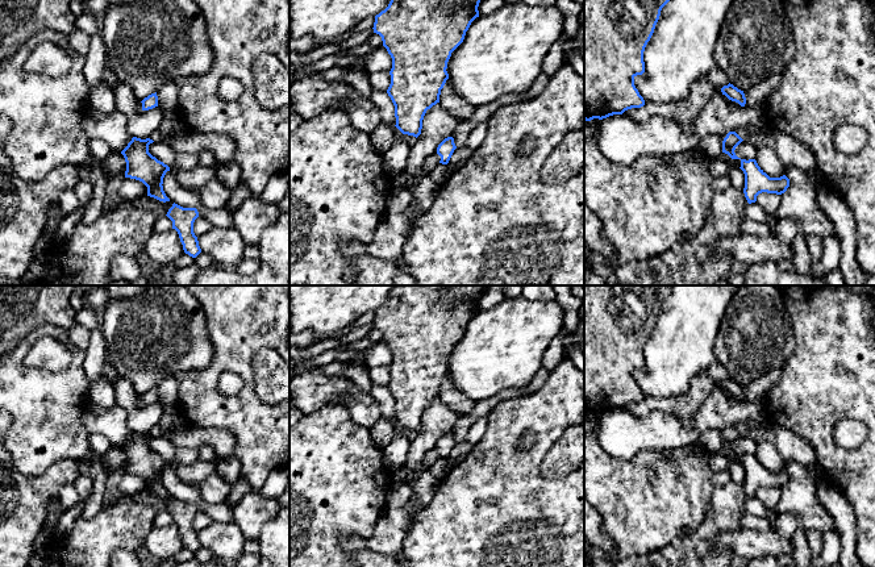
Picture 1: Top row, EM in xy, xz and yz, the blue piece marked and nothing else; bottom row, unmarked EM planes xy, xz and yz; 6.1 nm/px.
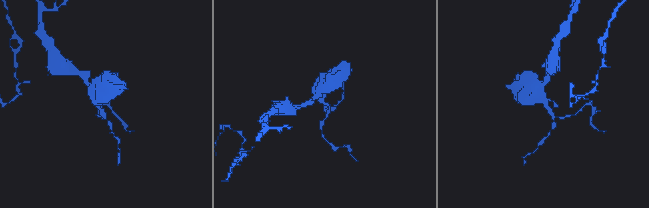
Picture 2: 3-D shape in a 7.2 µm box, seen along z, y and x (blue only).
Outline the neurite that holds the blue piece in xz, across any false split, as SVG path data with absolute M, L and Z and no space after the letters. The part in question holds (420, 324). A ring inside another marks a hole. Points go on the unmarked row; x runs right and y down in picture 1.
M397 285L388 301L375 310L374 328L379 329L383 341L392 353L391 379L387 384L395 400L396 422L403 428L418 431L428 404L439 397L441 384L449 368L446 366L451 347L463 337L471 317L479 312L479 297L486 285Z

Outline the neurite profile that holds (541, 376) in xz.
M541 367L534 379L524 388L521 396L530 396L538 392L549 378L549 371Z

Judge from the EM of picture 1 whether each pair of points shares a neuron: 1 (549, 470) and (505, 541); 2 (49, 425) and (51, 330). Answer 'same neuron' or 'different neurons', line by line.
1: different neurons
2: same neuron

